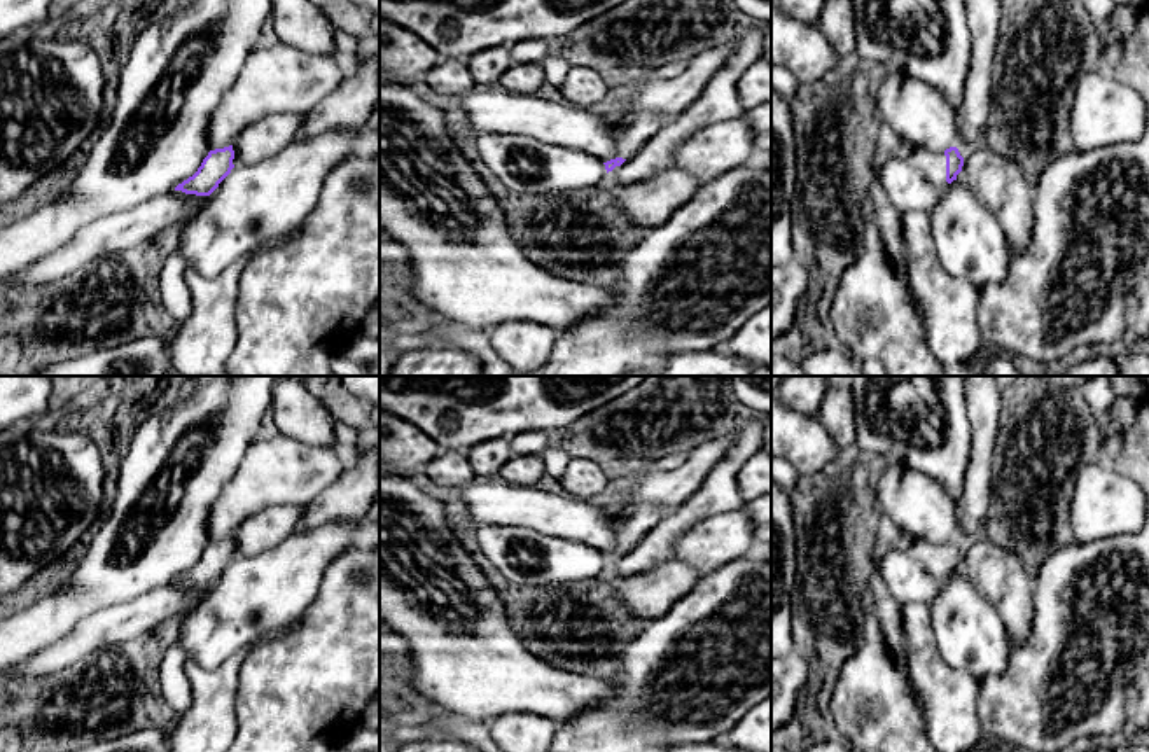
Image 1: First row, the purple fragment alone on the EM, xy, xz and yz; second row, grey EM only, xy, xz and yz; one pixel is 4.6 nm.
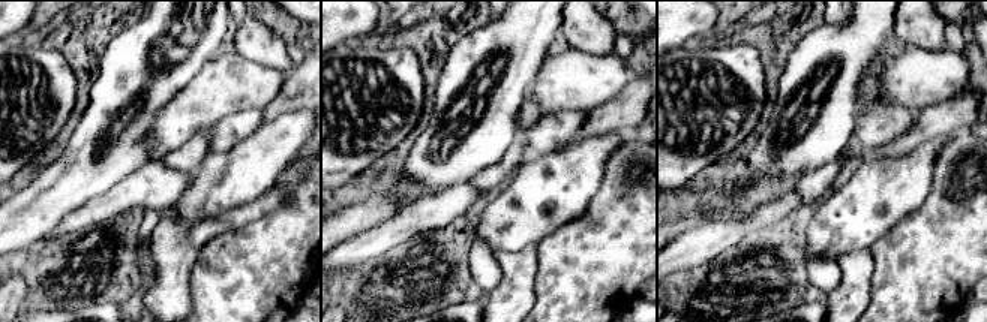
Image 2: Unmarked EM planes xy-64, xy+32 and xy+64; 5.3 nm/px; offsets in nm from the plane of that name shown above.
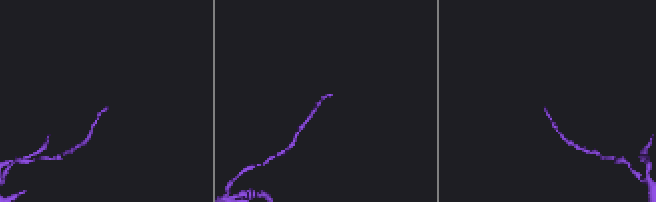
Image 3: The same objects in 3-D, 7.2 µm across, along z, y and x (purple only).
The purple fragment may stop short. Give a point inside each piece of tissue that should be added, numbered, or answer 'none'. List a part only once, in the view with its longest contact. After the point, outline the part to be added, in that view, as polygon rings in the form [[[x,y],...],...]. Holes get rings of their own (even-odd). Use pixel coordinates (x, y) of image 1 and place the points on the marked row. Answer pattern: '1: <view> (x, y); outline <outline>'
1: yz (931, 165); outline [[[906,150],[904,157],[918,168],[930,184],[941,192],[948,187],[946,182],[946,156],[927,150]]]

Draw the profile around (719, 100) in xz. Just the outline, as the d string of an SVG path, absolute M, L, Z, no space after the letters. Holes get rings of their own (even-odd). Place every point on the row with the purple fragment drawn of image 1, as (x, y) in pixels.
M750 28L735 42L731 59L705 84L703 93L680 114L670 117L631 157L607 175L609 185L633 185L672 170L680 143L696 131L721 121L740 119L743 107L736 86L740 75L763 52L764 33Z

